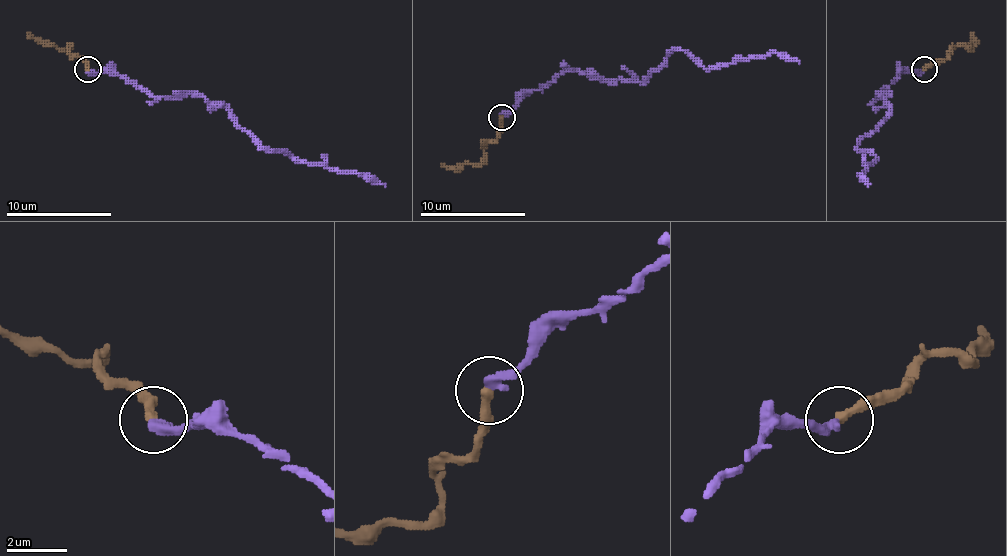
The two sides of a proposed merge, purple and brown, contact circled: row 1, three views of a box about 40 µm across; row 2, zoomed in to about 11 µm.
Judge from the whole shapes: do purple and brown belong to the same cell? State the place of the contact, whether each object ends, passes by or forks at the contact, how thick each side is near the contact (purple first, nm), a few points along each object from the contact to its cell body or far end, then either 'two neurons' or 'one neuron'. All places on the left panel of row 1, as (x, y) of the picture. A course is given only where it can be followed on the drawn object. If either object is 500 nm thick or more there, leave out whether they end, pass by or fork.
(88, 69) | purple ends | brown ends | 340/320 nm | purple via (88, 70), (133, 80), (152, 96), (202, 94), (223, 107), (260, 144), (340, 170), (366, 173), (385, 186) | brown via (88, 70), (70, 46), (64, 49), (43, 46), (27, 33) | one neuron

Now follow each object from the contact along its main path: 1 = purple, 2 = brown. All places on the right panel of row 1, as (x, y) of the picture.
1: (923, 70), (902, 72), (878, 96), (886, 94), (889, 115), (857, 144), (875, 157), (860, 173), (868, 186)
2: (923, 70), (944, 62), (955, 46), (971, 49), (971, 33)

